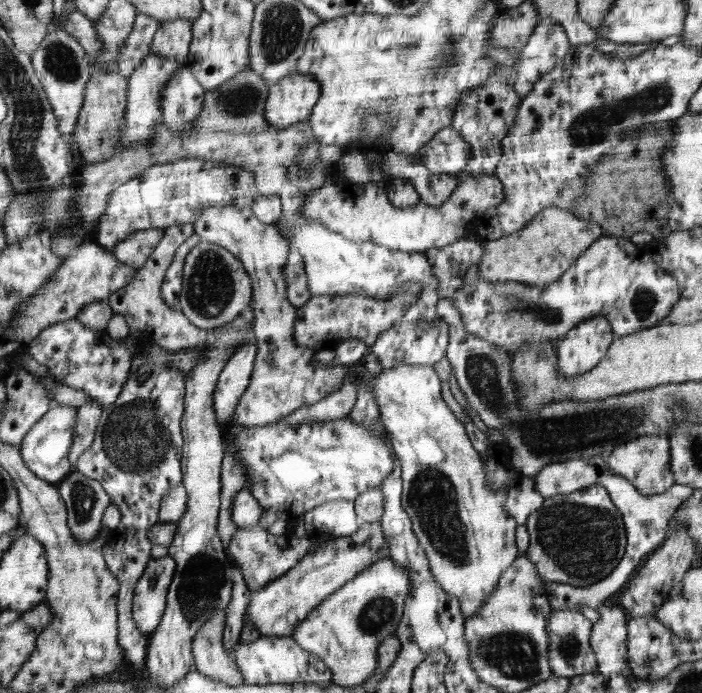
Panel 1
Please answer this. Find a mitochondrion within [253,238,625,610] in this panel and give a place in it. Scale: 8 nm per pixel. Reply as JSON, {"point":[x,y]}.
{"point":[576,538]}

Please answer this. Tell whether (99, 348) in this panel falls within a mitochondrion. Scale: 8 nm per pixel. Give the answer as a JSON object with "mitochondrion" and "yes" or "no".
{"mitochondrion":"no"}

